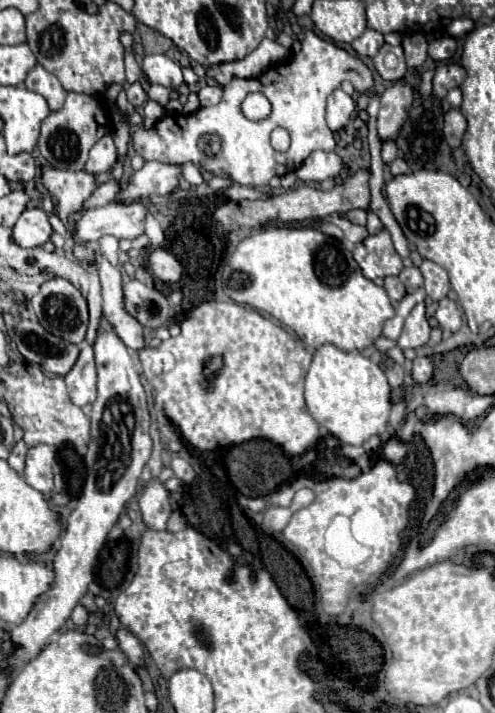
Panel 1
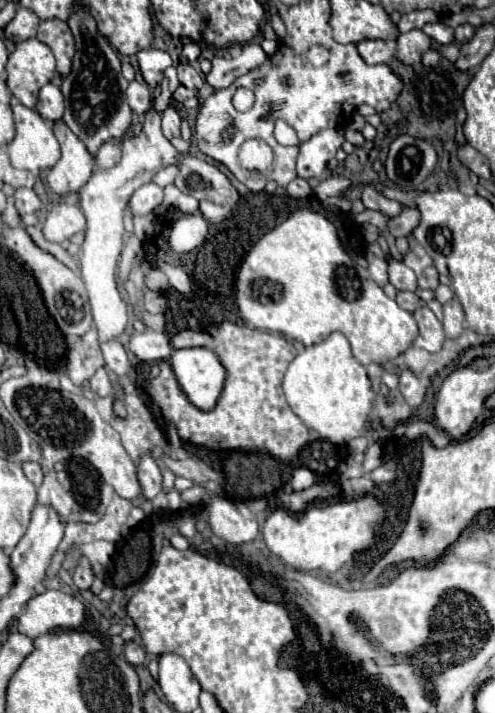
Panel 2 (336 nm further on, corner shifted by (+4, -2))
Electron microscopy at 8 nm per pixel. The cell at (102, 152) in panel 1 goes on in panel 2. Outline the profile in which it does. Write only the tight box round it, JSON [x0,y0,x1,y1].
[95,141,121,169]

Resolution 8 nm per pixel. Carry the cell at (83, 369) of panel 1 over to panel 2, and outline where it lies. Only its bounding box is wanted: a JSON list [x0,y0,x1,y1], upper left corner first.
[91,369,113,397]

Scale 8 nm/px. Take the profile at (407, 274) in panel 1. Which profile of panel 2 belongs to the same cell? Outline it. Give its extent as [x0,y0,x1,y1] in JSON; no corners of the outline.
[389,261,417,291]

